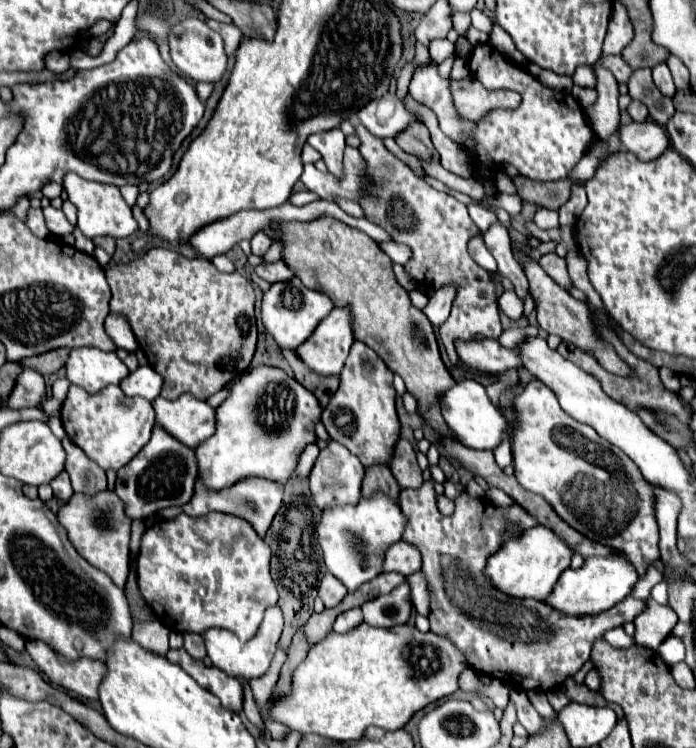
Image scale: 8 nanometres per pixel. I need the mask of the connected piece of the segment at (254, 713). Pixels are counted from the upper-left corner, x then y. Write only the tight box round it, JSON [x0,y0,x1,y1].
[243,680,265,732]

